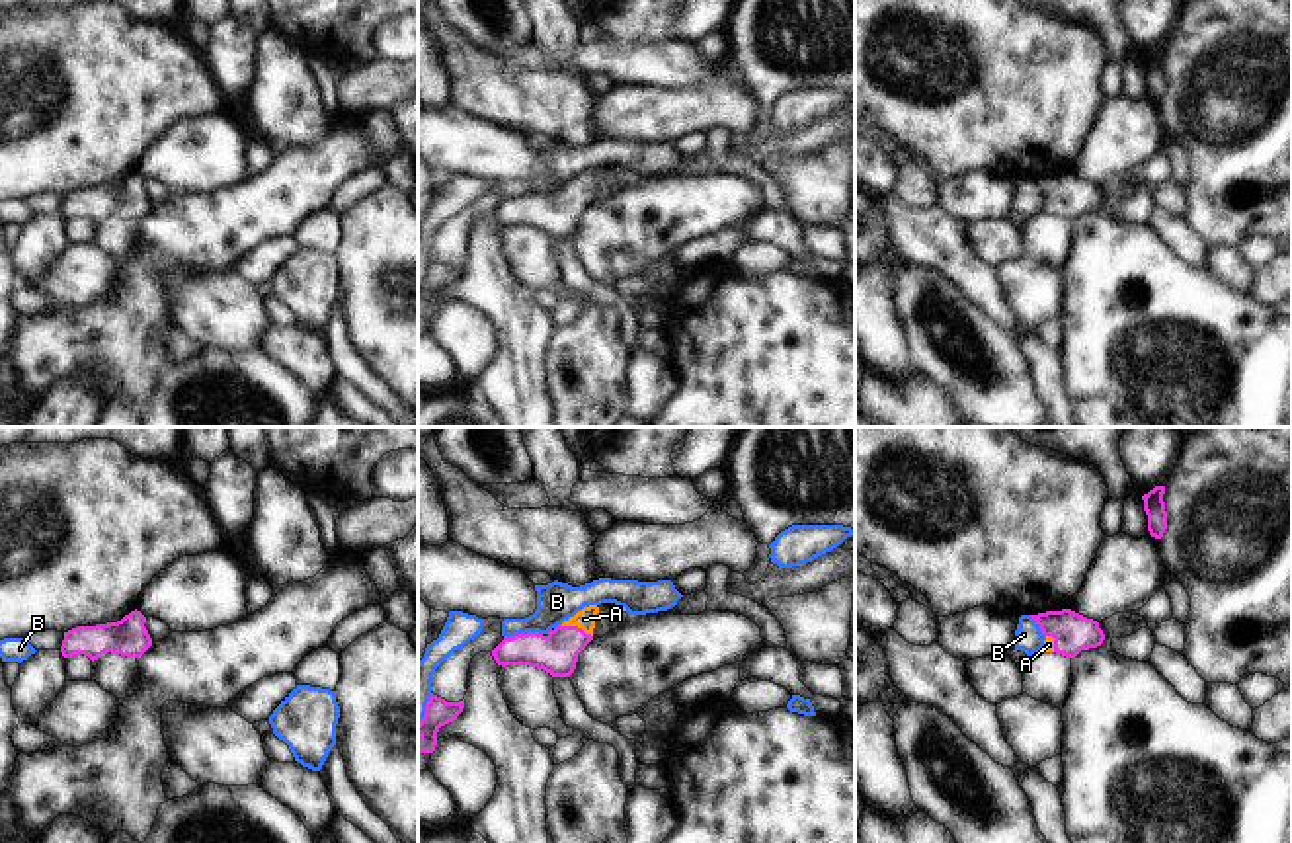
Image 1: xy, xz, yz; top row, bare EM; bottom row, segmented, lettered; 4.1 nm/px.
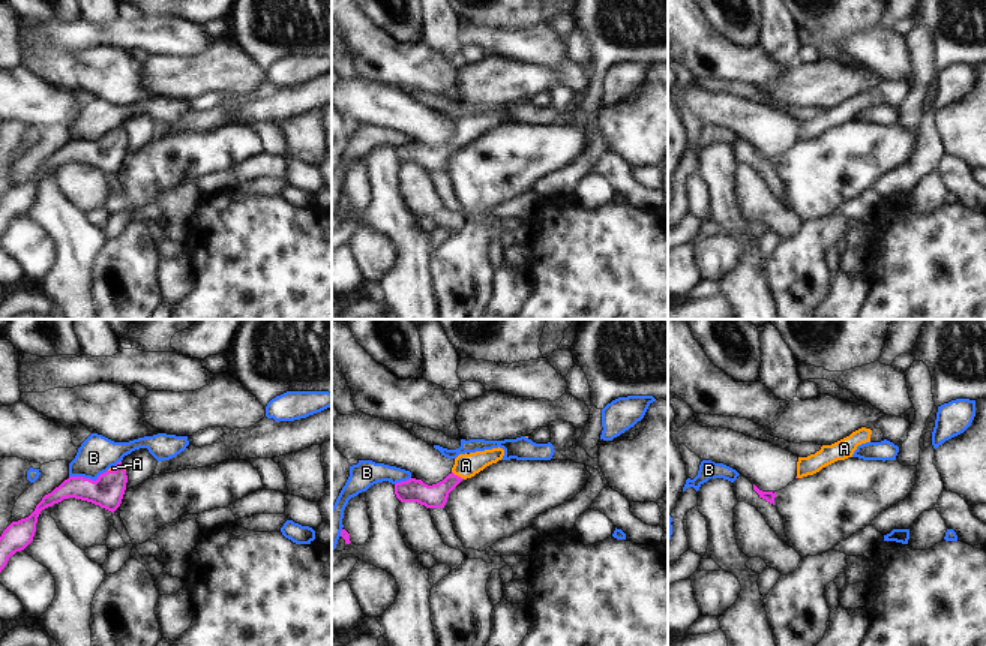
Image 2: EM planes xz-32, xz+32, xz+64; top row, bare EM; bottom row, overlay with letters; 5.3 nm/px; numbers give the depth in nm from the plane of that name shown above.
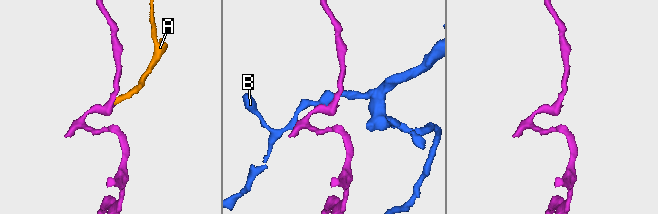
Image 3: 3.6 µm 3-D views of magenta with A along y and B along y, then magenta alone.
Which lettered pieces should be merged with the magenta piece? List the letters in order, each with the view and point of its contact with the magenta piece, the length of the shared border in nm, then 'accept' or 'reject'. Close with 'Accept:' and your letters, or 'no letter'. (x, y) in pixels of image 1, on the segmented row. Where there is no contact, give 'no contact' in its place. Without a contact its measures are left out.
A: meets magenta in xz at (576, 627); contact 140 nm long; accept
B: meets magenta in xz at (522, 635); contact 160 nm long; reject
Accept: A

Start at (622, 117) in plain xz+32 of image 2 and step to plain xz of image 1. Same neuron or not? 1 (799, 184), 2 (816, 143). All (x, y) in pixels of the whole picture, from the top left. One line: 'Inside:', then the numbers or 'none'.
Inside: 1

